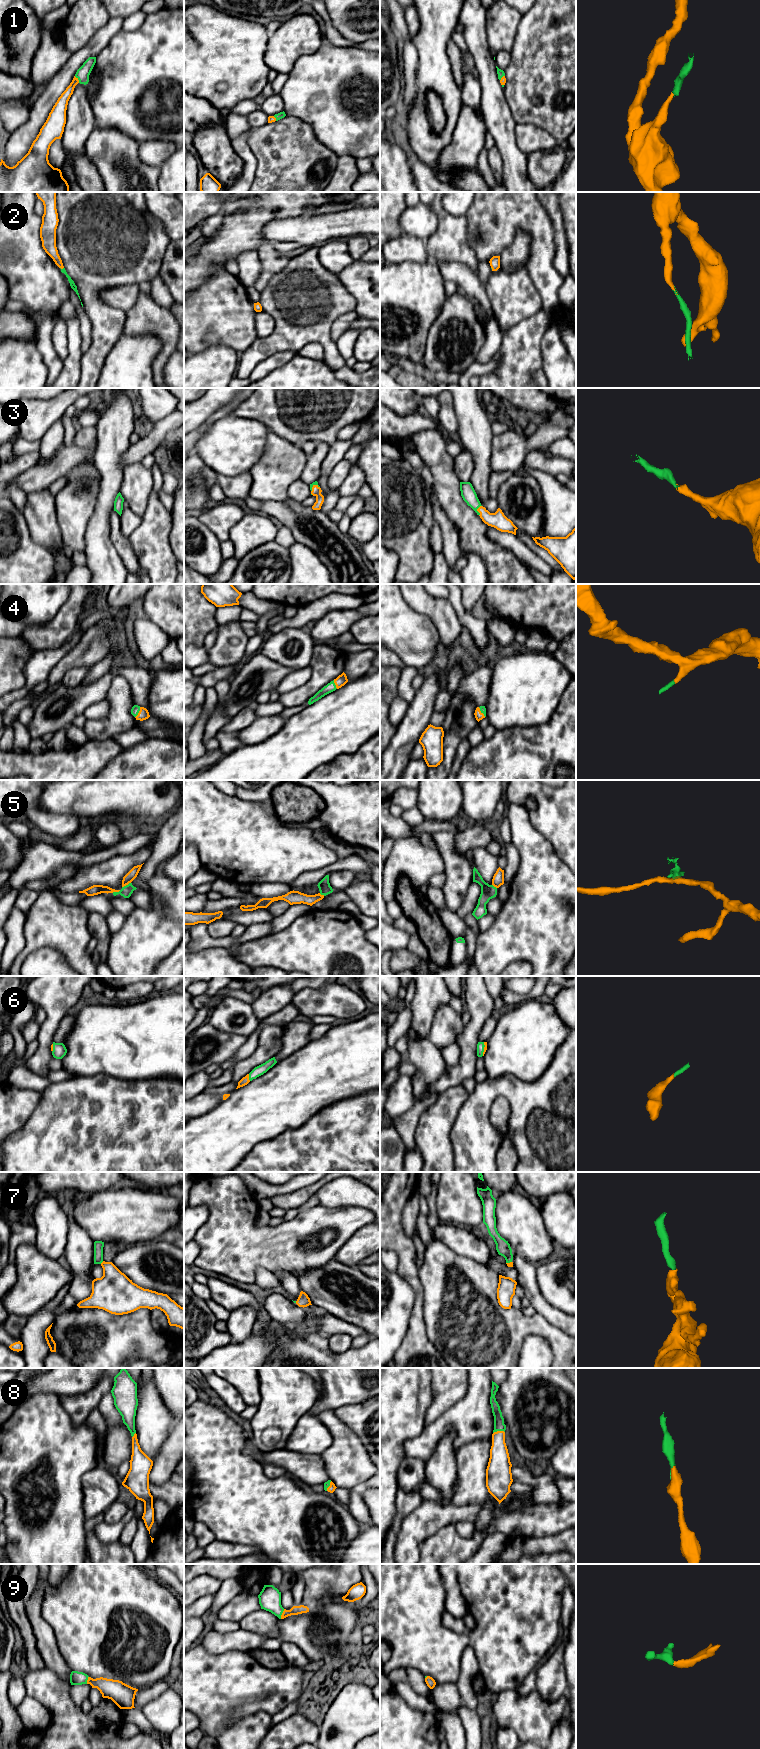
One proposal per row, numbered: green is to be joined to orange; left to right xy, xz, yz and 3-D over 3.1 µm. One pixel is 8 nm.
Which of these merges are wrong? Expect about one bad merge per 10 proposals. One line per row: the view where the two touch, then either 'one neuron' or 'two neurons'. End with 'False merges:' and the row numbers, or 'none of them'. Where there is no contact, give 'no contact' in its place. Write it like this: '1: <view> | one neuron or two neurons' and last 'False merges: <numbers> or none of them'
1: xy | one neuron
2: xy | one neuron
3: yz | one neuron
4: xy | one neuron
5: xy | two neurons
6: xz | one neuron
7: xy | one neuron
8: yz | one neuron
9: xz | one neuron
False merges: 5

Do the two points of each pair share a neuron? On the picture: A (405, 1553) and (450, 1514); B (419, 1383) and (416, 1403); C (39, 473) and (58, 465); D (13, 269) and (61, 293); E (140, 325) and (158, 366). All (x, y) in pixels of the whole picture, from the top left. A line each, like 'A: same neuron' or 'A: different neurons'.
A: same neuron
B: same neuron
C: same neuron
D: same neuron
E: same neuron

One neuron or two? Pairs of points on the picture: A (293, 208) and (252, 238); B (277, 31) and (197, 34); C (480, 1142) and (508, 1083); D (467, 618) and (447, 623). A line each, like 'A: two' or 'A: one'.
A: one
B: two
C: one
D: two

